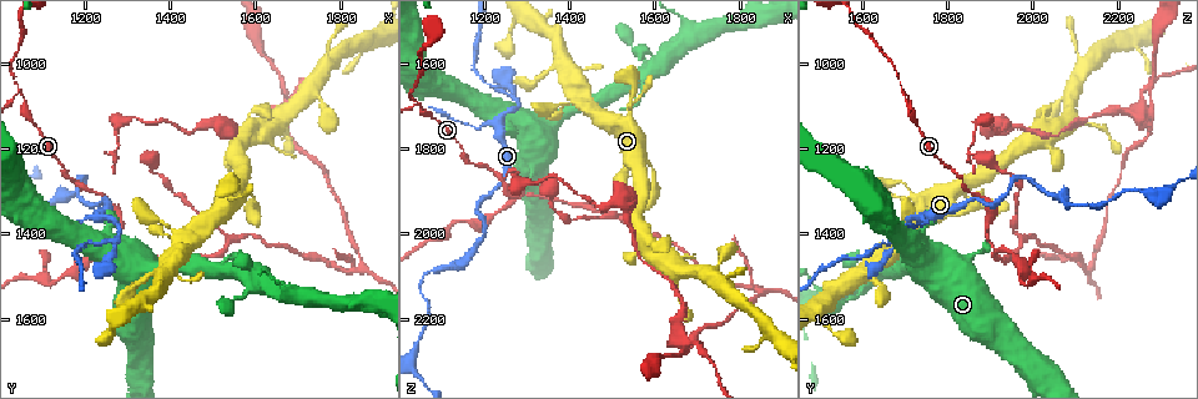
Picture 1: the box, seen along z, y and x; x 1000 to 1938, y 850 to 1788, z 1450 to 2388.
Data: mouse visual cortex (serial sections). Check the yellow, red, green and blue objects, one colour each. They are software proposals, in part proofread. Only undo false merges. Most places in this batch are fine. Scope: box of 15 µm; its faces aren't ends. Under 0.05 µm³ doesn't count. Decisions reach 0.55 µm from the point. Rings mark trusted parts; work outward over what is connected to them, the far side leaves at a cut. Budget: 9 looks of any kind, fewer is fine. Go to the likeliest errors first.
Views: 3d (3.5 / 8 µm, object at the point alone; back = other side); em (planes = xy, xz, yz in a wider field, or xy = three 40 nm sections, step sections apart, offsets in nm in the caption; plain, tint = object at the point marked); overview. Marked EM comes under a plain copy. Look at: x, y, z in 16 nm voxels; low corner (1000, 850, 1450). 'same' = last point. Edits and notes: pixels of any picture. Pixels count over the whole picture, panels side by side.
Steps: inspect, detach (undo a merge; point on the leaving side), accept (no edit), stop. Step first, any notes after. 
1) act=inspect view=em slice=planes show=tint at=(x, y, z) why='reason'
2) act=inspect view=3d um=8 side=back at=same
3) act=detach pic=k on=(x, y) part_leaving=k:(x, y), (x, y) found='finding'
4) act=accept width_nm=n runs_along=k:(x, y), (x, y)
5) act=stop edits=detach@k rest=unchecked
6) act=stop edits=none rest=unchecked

act=inspect view=3d um=3.5 at=(1290, 1440, 1905)

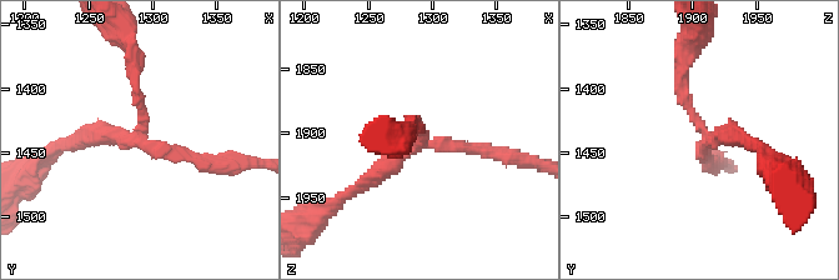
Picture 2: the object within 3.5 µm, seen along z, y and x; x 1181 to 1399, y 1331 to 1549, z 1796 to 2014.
act=inspect view=em slice=planes show=tint at=(1290, 1436, 1910) arms=3 arm_widths_nm=150,200,250

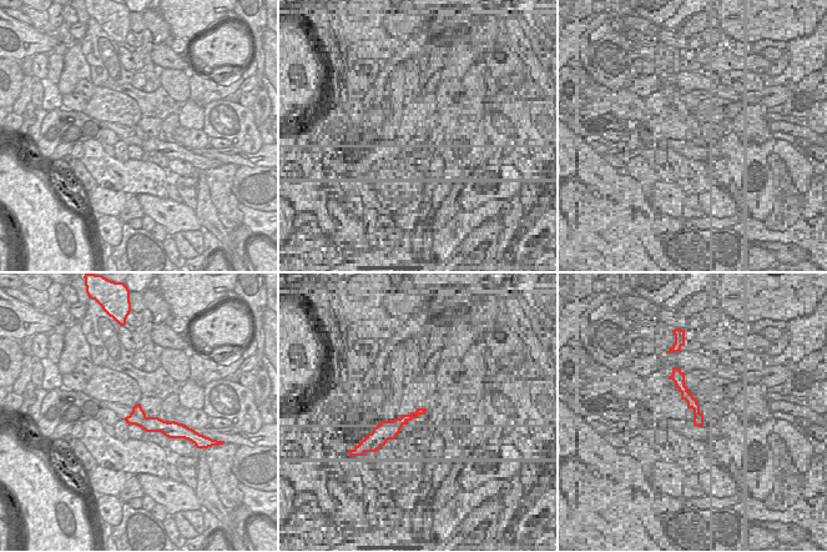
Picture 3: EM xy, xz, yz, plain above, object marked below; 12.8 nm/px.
act=inspect view=em slice=xy step=2 show=tint at=same why='another direction'

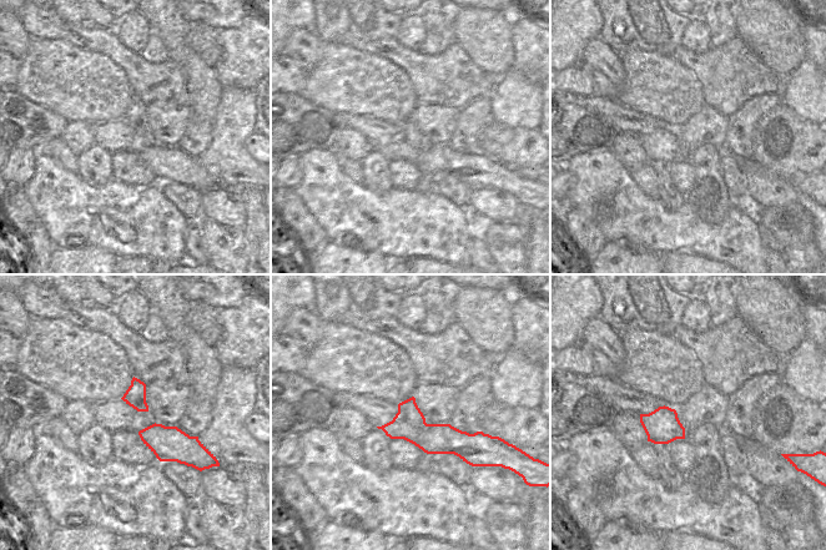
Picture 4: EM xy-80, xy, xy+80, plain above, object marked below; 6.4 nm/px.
act=accept found='all the same cell'

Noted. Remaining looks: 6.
act=inspect view=3d um=3.5 at=(1545, 1420, 1975) why='abrupt turn'

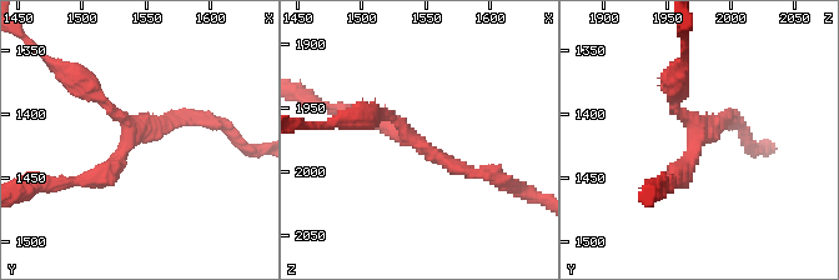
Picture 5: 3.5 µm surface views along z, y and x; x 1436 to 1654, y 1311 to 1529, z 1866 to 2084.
act=inspect view=em slice=xy step=1 show=tint at=(1536, 1418, 1976) arms=3 arm_widths_nm=150,150,200

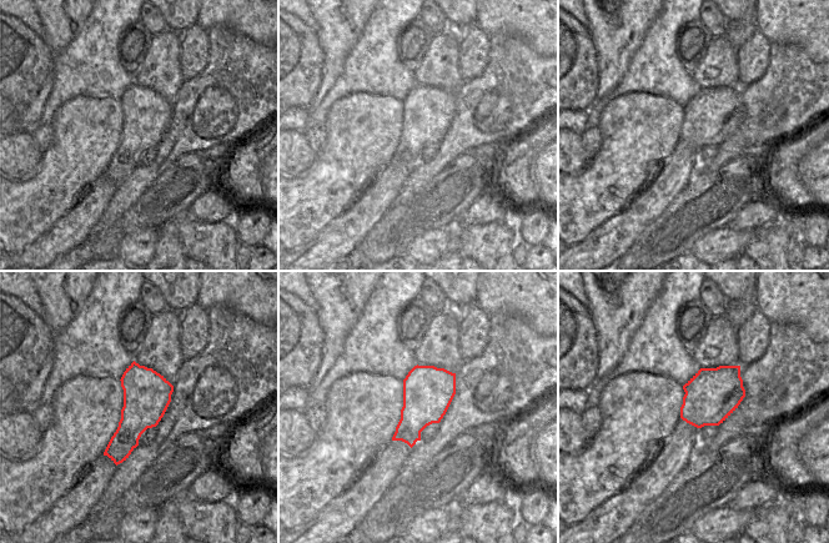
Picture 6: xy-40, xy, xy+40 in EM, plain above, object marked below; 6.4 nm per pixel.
act=accept runs_along=5:(70, 180), (100, 176), (135, 134), (200, 119) found='continuous, no second cell'

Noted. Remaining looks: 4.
act=inspect view=3d um=3.5 at=(1845, 1480, 2130) why='abrupt turn'

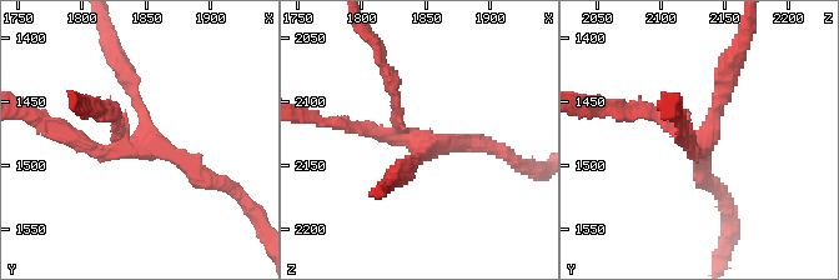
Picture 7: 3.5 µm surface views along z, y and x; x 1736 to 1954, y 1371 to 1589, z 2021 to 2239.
act=inspect view=em slice=xy step=1 show=tint at=(1848, 1478, 2136)

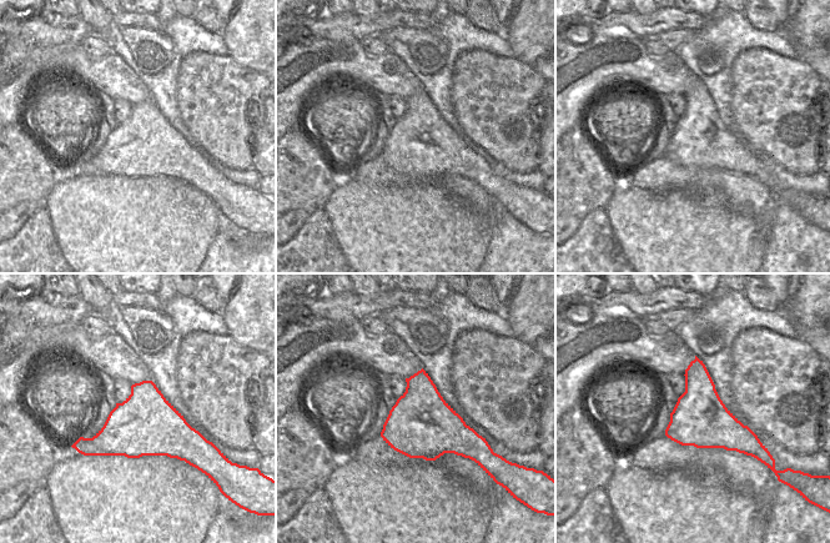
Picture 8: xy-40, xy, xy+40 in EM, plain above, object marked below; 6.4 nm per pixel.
act=accept runs_along=7:(74, 141), (124, 153), (146, 138), (120, 65) found='all the same cell'

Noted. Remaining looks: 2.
act=stop edits=none rest=unchecked

